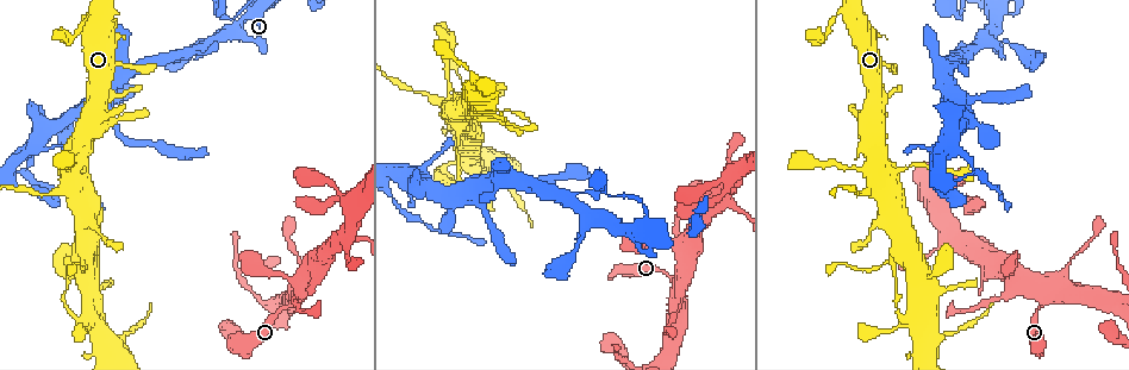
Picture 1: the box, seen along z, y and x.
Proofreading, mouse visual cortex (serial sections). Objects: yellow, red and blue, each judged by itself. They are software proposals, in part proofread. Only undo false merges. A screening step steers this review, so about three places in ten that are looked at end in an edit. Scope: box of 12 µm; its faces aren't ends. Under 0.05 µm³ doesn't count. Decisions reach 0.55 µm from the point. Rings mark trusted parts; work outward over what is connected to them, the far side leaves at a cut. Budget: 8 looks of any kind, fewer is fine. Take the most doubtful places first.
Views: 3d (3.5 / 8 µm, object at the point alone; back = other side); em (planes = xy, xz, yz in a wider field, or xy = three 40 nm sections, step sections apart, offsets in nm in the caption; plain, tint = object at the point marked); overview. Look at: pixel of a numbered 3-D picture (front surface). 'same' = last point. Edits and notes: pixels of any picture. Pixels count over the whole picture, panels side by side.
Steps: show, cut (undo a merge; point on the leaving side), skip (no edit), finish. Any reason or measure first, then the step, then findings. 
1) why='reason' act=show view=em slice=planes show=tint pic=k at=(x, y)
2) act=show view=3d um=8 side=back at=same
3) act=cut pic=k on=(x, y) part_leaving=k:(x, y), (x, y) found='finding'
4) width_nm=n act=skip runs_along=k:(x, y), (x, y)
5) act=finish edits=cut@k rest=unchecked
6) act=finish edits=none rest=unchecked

why='a narrow waist' act=show view=3d um=3.5 pic=1 at=(968, 174)

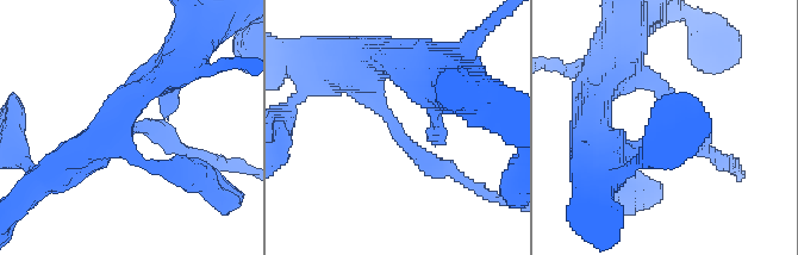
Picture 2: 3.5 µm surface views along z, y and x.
arm_widths_nm=250,350 why='need the tissue' act=show view=em slice=xy step=3 show=tint pic=2 at=(398, 132)

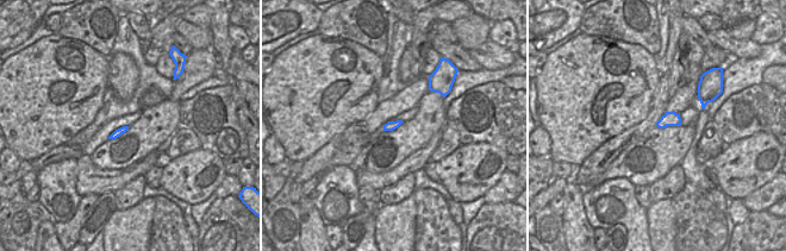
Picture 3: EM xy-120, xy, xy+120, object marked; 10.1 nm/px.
act=show view=em slice=planes show=tint at=same

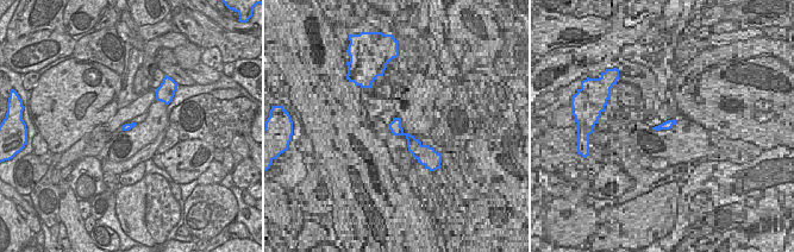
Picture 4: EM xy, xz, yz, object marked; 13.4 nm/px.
width_nm=100 act=skip runs_along=2:(367, 64), (400, 141), (452, 170) found='all the same cell'

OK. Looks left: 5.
why='sharp bend' act=show view=3d um=3.5 pic=1 at=(348, 199)

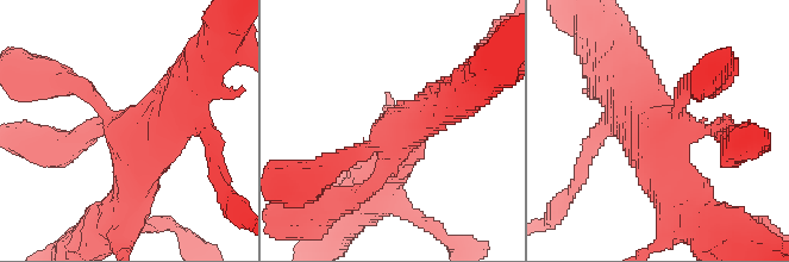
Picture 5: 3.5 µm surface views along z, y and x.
act=show view=em slice=xy step=3 show=tint pic=5 at=(394, 147)

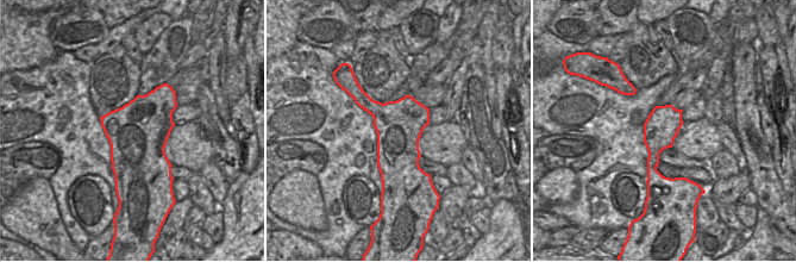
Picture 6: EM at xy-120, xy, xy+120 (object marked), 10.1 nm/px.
act=skip runs_along=5:(126, 210), (130, 137), (89, 133) found='all the same cell'

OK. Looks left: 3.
why='sudden change in width' act=show view=3d um=3.5 pic=1 at=(1064, 277)

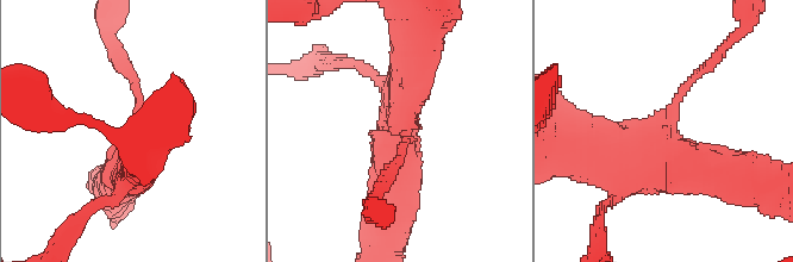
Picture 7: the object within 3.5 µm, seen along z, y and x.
act=show view=em slice=xy step=3 show=tint pic=7 at=(405, 128)

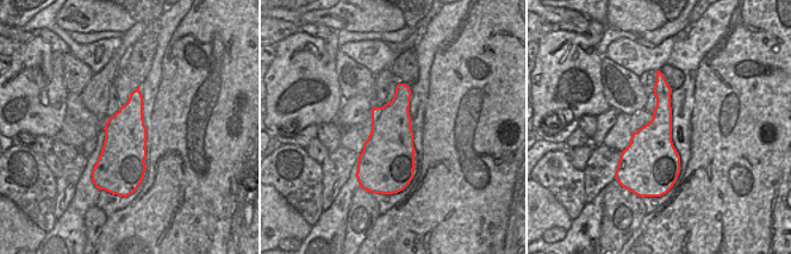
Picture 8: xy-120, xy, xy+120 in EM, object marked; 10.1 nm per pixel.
act=skip found='one cell here'

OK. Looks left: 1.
act=finish edits=none rest=unchecked

